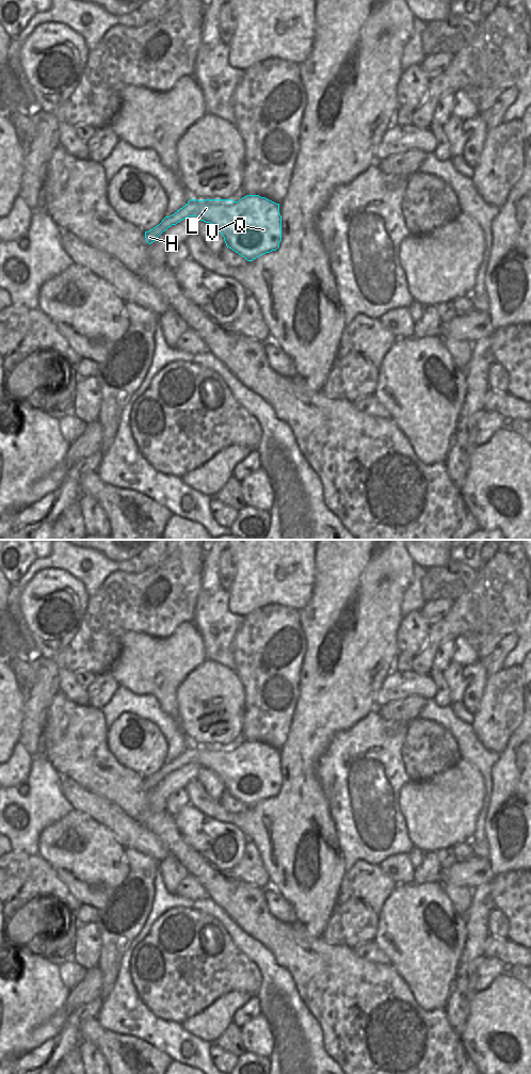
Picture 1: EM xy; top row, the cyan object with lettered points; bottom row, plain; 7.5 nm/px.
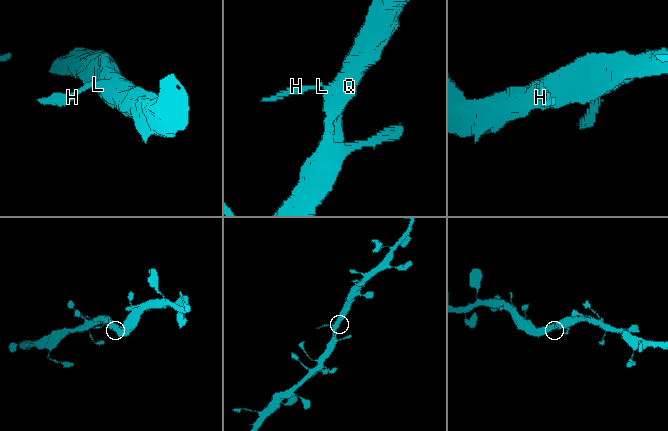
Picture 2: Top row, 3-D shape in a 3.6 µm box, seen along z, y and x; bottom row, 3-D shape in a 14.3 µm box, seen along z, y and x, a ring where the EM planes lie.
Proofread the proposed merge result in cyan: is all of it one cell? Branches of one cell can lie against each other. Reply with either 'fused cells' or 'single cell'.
single cell

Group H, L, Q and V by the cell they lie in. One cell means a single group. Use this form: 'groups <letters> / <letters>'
groups H L Q V

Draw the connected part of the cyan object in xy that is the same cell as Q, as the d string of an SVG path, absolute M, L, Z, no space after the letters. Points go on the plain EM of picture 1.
M246 741L238 748L190 746L174 760L165 763L159 771L145 778L147 789L155 788L168 773L189 763L197 763L216 773L226 792L247 807L276 797L281 787L279 750L259 741Z

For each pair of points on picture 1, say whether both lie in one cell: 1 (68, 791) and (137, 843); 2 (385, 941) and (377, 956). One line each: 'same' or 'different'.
1: same
2: different

